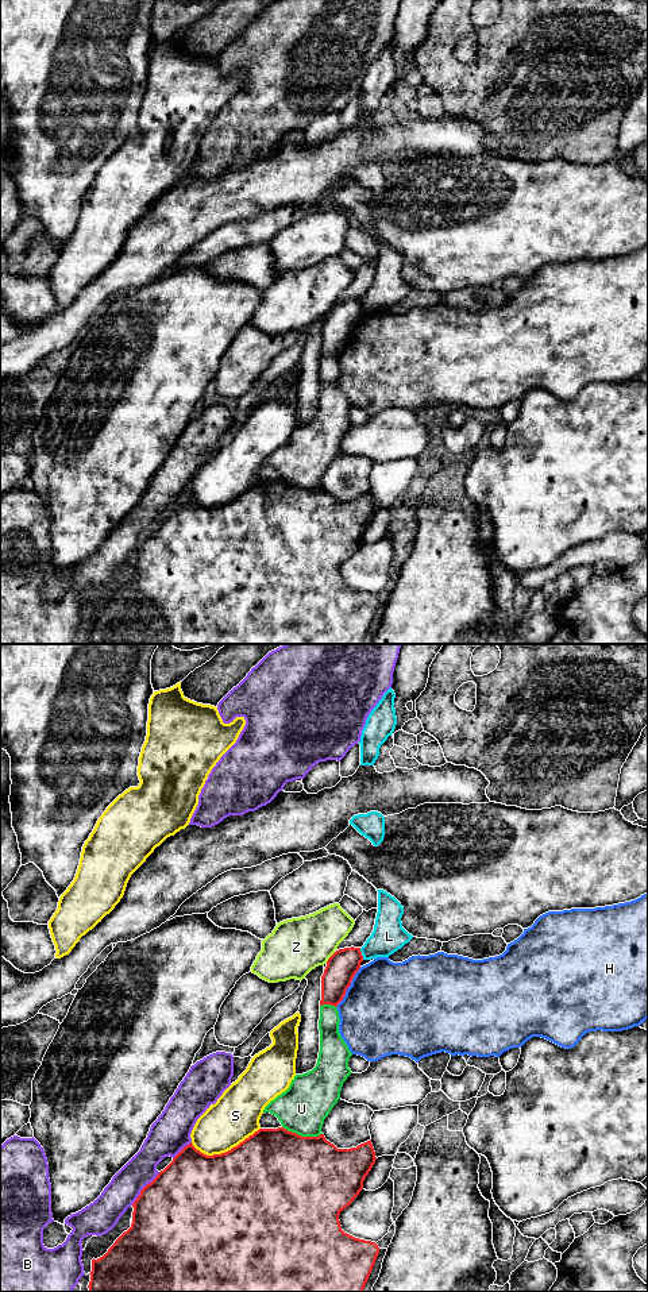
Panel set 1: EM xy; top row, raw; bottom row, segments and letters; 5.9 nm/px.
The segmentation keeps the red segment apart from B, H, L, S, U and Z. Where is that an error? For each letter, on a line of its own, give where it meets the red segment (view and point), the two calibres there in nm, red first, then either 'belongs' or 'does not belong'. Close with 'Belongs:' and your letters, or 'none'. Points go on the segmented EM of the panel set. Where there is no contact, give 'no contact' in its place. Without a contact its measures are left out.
B: xy (143, 1188) | 500/190 nm | does not belong
H: xy (348, 986) | 180/500 nm | does not belong
L: xy (361, 953) | 180/200 nm | does not belong
S: xy (226, 1152) | 500/280 nm | does not belong
U: xy (303, 1137) | 500/300 nm | does not belong
Z: xy (330, 957) | 180/340 nm | does not belong
Belongs: none

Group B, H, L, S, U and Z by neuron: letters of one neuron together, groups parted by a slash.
B / H / L / S / U / Z

